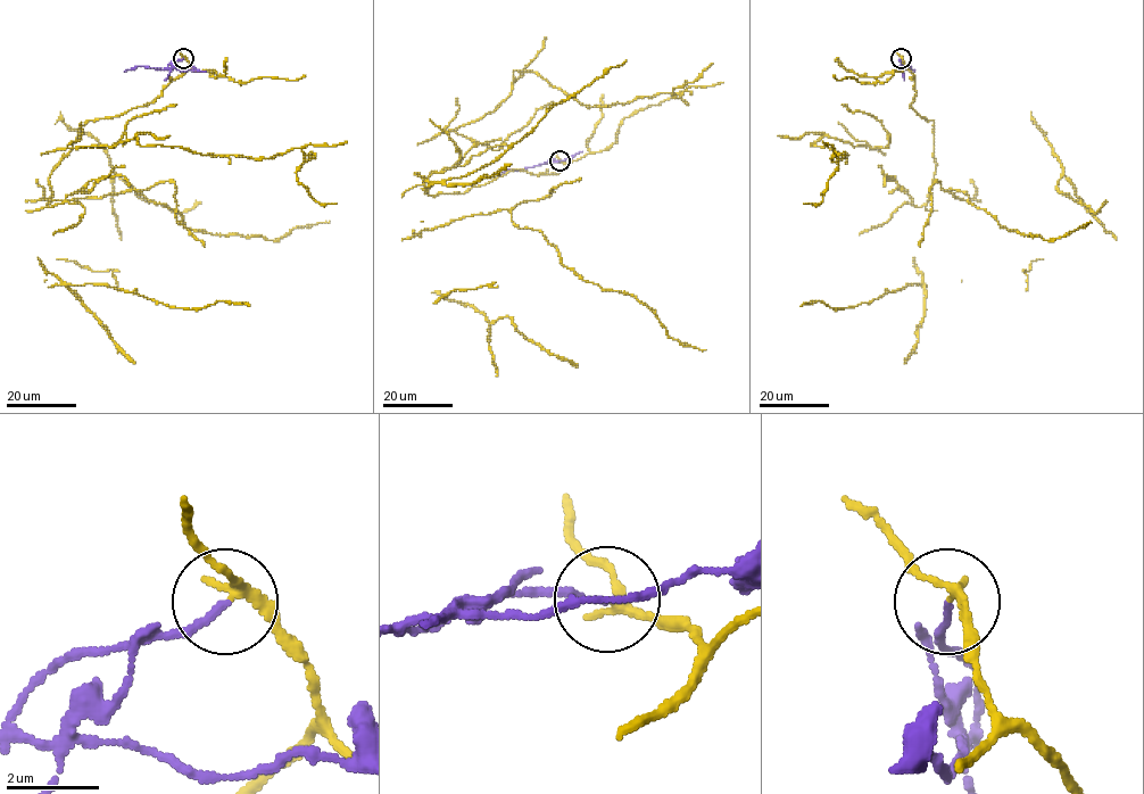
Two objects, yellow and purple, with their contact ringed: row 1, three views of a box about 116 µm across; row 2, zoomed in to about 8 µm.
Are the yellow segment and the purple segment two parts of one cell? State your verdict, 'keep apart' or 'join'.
keep apart

